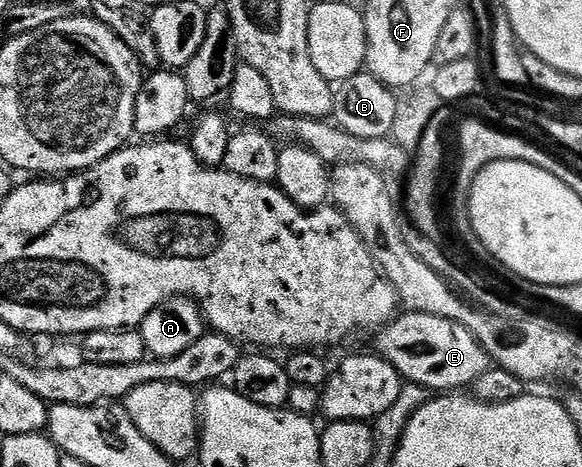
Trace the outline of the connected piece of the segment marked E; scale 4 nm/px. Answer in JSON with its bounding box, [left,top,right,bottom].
[381,310,491,394]

